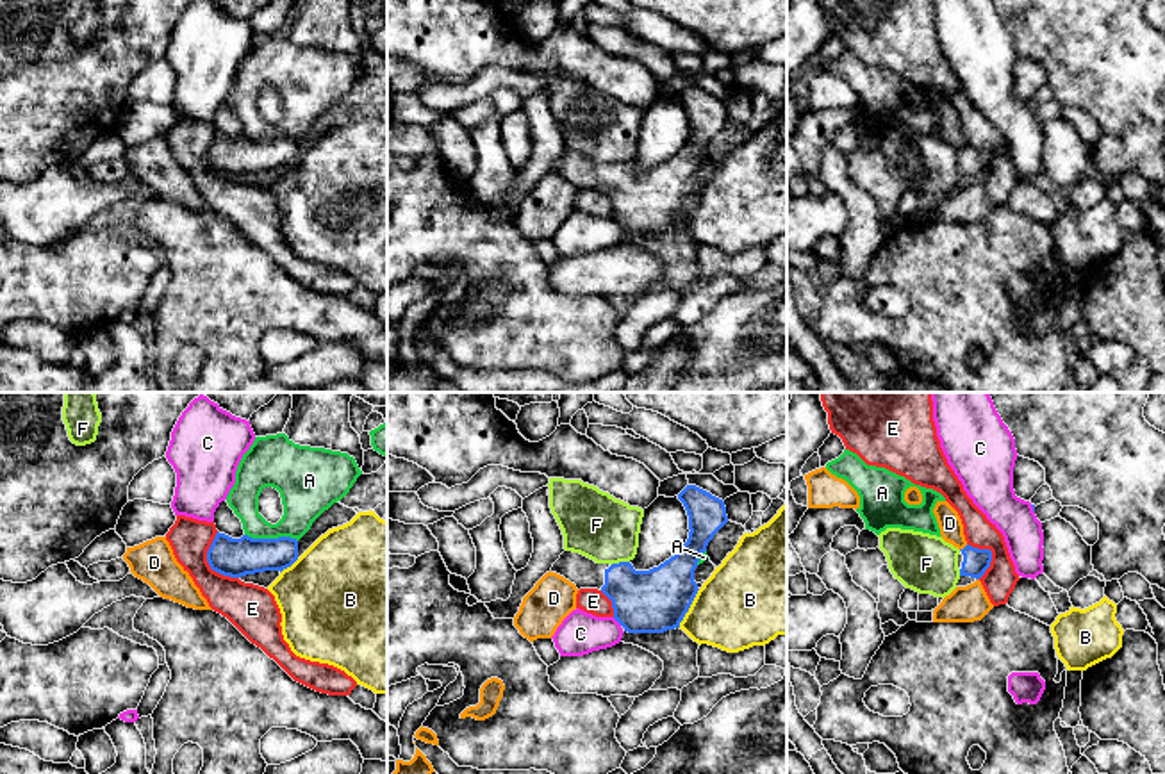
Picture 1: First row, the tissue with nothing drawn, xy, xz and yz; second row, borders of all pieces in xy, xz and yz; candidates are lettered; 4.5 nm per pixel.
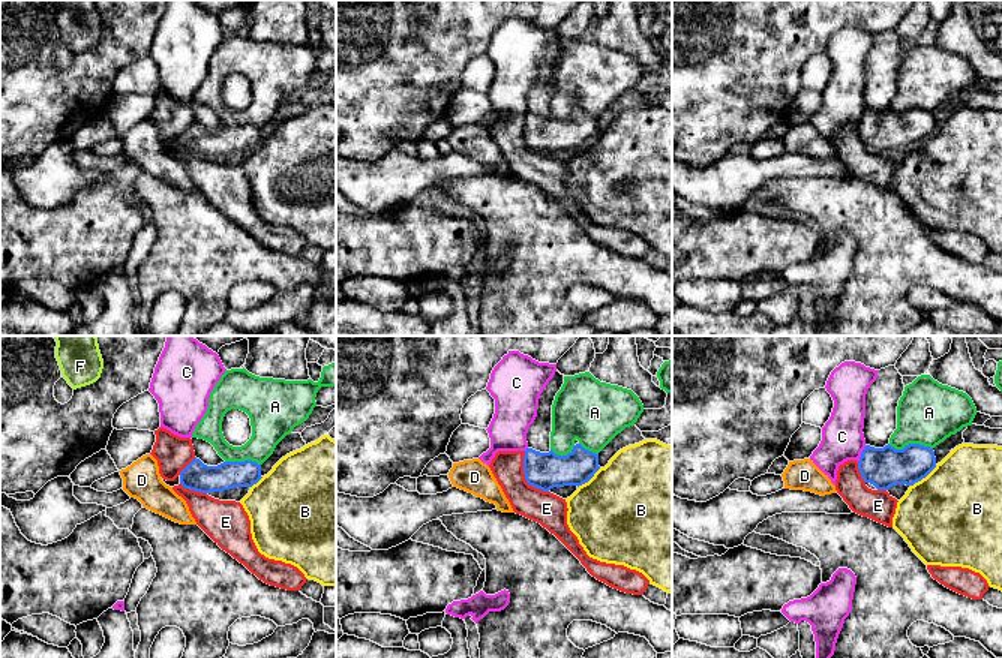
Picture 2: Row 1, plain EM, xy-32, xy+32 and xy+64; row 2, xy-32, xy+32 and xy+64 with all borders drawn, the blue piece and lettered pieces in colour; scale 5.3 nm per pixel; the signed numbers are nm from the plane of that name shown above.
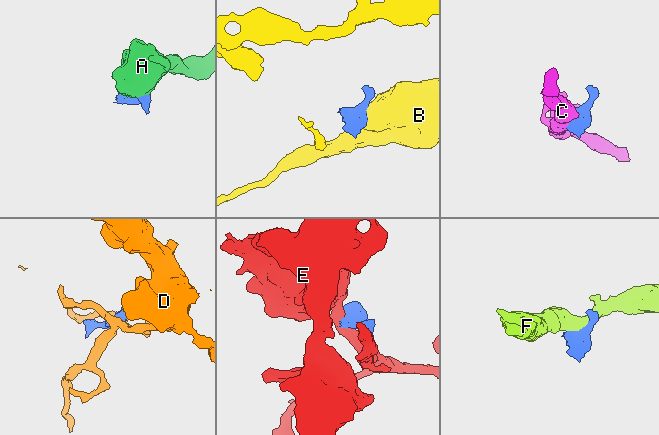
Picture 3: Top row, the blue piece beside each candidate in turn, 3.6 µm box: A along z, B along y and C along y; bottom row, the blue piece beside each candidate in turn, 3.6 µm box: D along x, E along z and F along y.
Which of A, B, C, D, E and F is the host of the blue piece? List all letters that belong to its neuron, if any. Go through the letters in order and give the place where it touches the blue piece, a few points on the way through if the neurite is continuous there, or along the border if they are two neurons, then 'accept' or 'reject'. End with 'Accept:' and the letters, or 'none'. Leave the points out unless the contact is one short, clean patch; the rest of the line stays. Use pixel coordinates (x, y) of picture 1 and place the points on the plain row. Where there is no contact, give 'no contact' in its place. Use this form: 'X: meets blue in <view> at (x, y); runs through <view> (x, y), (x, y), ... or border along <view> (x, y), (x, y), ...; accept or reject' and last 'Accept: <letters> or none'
A: meets blue in xy at (272, 139); reject
B: meets blue in xz at (689, 207); border along xz (700, 189), (678, 227); reject
C: meets blue in xz at (618, 222); border along xz (612, 218), (621, 225); reject
D: meets blue in yz at (966, 147); border along yz (967, 145), (960, 150); reject
E: meets blue in xy at (209, 164); border along xy (218, 132), (207, 152), (207, 164), (223, 175), (238, 179); reject
F: meets blue in xz at (619, 163); reject
Accept: none

